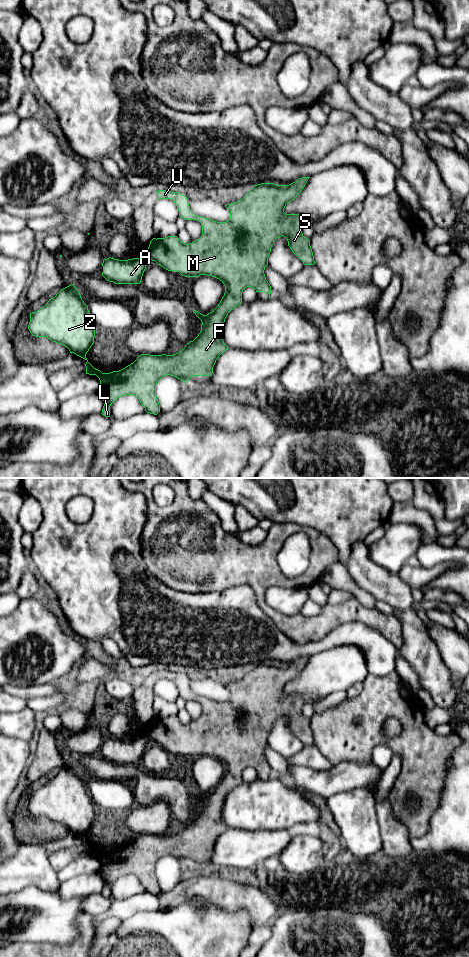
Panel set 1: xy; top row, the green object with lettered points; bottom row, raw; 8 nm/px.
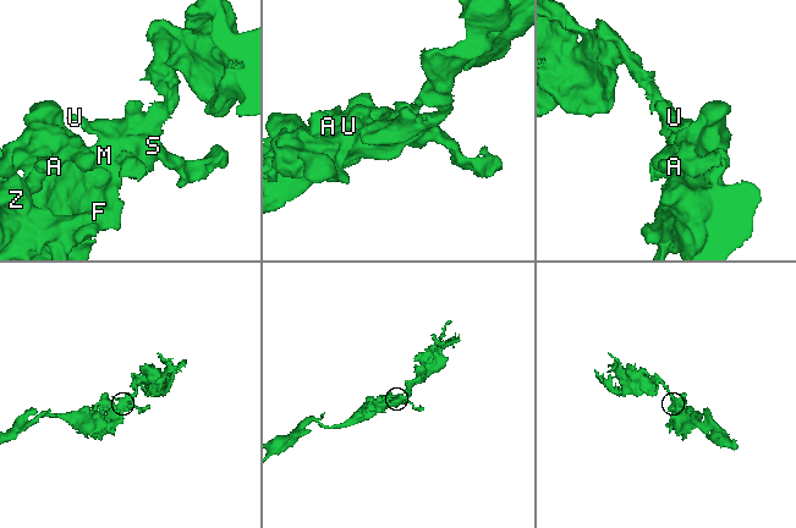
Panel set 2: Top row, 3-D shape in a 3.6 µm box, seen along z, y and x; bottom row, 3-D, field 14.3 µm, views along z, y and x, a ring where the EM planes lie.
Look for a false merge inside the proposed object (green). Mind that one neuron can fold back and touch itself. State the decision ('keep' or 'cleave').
keep

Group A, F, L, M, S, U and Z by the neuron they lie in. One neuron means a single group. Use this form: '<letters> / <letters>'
A F L M S U Z

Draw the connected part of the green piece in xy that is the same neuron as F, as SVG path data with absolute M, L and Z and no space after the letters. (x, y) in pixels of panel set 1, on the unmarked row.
M302 657L289 665L261 663L253 668L239 681L227 684L230 699L217 702L209 698L195 695L190 689L188 679L179 672L158 670L157 679L171 679L179 691L179 696L186 700L197 700L202 705L202 715L192 723L185 724L177 716L153 718L146 731L140 731L139 738L119 740L107 738L103 740L102 756L115 764L140 764L148 741L155 741L168 751L179 752L185 757L200 755L212 756L225 765L225 773L218 786L207 795L193 789L201 800L201 811L198 816L185 825L174 835L141 834L137 839L119 851L102 853L94 848L87 840L86 834L94 823L95 804L88 786L84 783L78 769L71 764L61 769L55 777L39 790L30 793L28 809L35 817L45 817L53 822L67 827L70 833L85 839L86 854L96 855L100 860L100 873L104 881L102 895L110 897L110 886L119 877L133 875L137 877L150 894L157 895L160 885L156 876L156 864L166 855L174 856L188 863L193 856L212 856L213 847L221 834L228 830L222 820L222 811L228 793L242 783L242 772L252 767L256 772L263 772L270 778L271 766L266 760L264 750L268 745L271 727L277 718L284 716L292 732L304 745L314 745L314 736L310 720L303 716L302 708L310 701L309 696L300 694L286 694L284 688L294 680L305 667L310 657Z

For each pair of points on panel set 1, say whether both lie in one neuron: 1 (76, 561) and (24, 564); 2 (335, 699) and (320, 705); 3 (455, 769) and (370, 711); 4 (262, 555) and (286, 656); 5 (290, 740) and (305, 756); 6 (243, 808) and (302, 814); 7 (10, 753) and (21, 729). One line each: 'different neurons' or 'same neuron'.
1: different neurons
2: same neuron
3: different neurons
4: different neurons
5: different neurons
6: same neuron
7: different neurons

